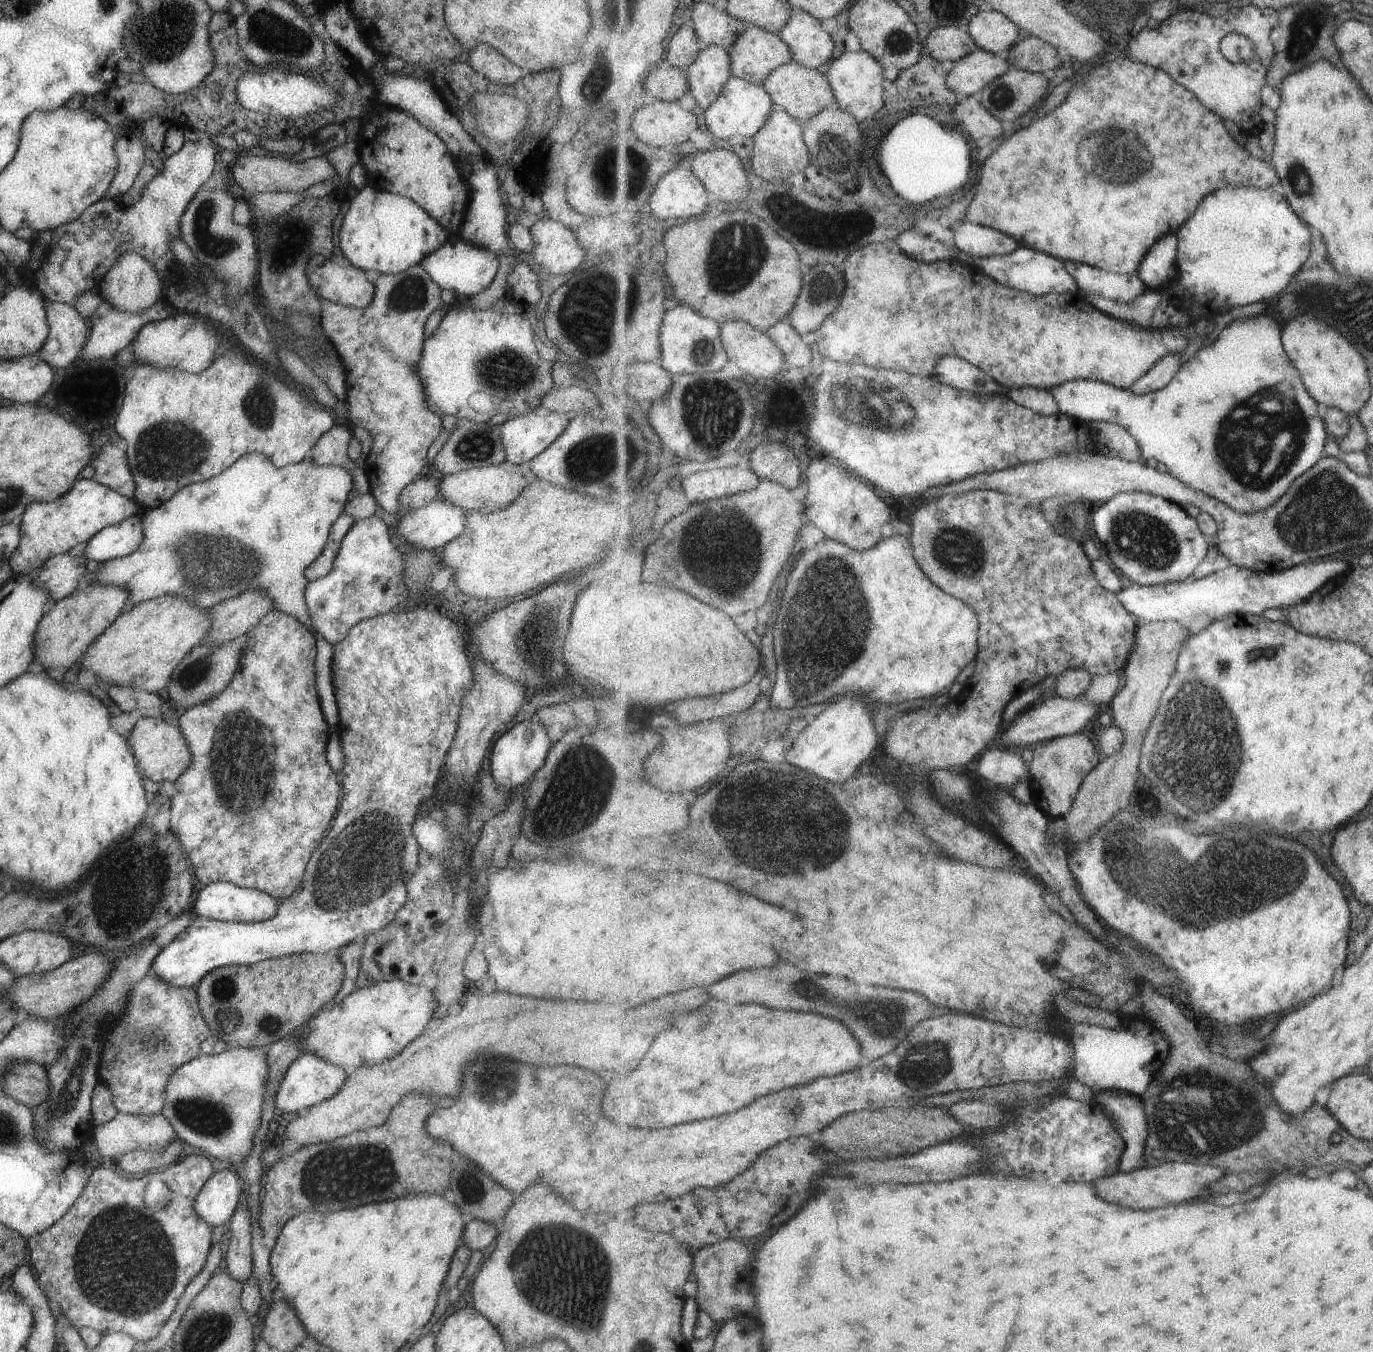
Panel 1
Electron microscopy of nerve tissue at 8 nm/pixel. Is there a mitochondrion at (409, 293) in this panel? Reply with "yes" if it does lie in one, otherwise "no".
yes

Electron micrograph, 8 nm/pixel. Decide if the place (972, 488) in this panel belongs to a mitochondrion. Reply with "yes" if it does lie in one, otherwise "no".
no

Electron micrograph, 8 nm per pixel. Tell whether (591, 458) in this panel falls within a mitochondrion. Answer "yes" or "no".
yes

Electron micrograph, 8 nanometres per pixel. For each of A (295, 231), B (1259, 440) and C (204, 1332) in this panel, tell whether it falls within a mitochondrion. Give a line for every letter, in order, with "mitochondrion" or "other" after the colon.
A: other
B: mitochondrion
C: mitochondrion

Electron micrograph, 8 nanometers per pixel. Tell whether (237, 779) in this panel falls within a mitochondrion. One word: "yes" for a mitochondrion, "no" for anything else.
yes

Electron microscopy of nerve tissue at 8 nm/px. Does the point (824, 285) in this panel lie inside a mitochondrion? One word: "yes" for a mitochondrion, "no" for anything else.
yes

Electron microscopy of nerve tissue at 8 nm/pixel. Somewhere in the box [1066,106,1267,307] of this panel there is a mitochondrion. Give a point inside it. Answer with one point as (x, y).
(1119, 156)

